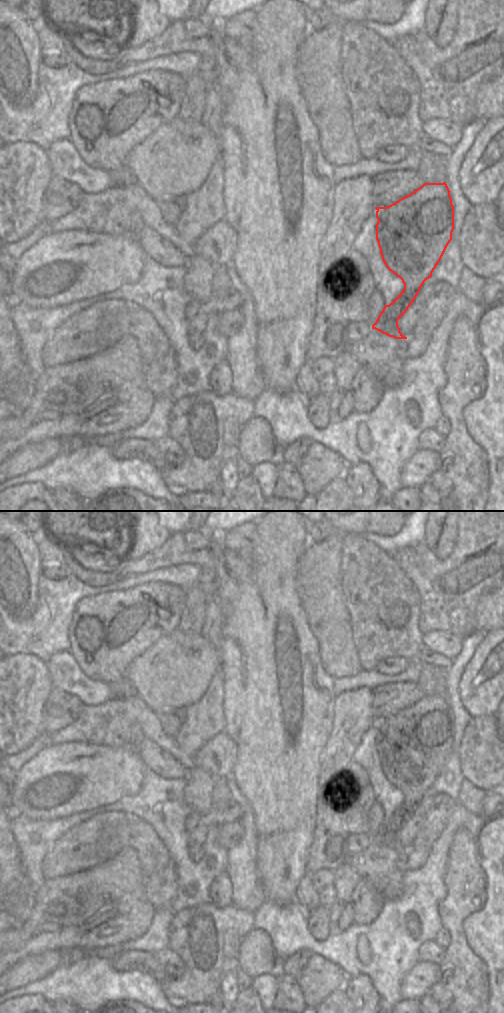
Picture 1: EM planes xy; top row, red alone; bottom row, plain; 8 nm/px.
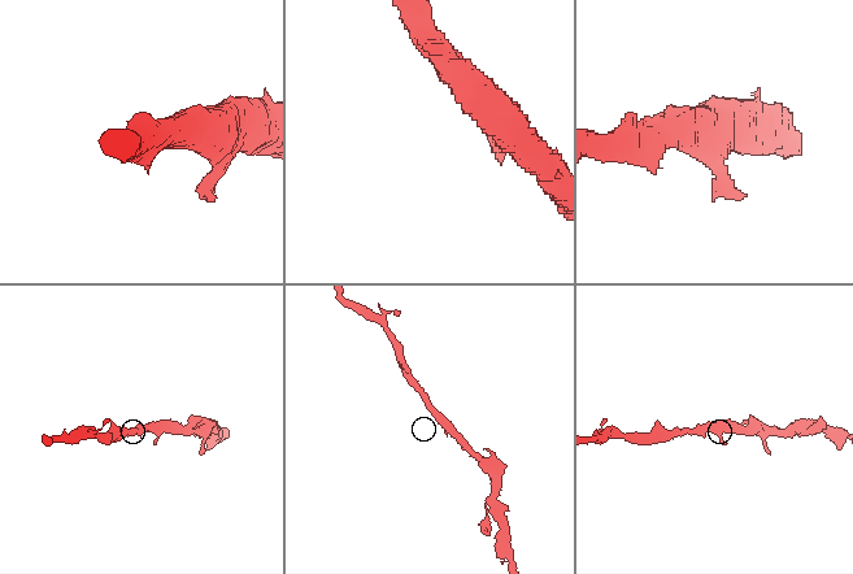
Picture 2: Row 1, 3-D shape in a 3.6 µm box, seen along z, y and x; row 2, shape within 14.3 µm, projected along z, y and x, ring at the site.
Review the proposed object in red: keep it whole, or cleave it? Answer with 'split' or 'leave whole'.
leave whole

